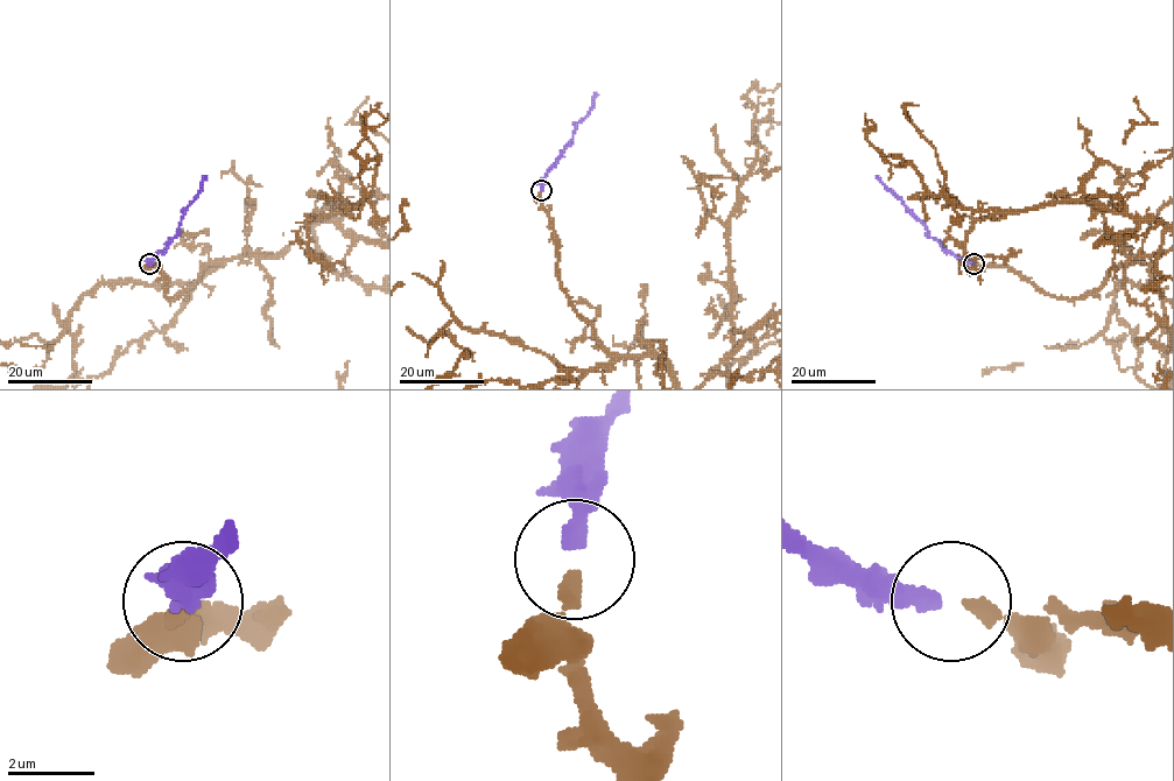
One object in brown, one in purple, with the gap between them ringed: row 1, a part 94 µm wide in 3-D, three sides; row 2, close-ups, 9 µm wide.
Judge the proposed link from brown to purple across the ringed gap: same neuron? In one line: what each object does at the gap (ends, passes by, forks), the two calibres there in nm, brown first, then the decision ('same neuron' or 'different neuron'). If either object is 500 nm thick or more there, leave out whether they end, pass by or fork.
brown ends; purple ends; calibres 300 and 320 nm; same neuron

